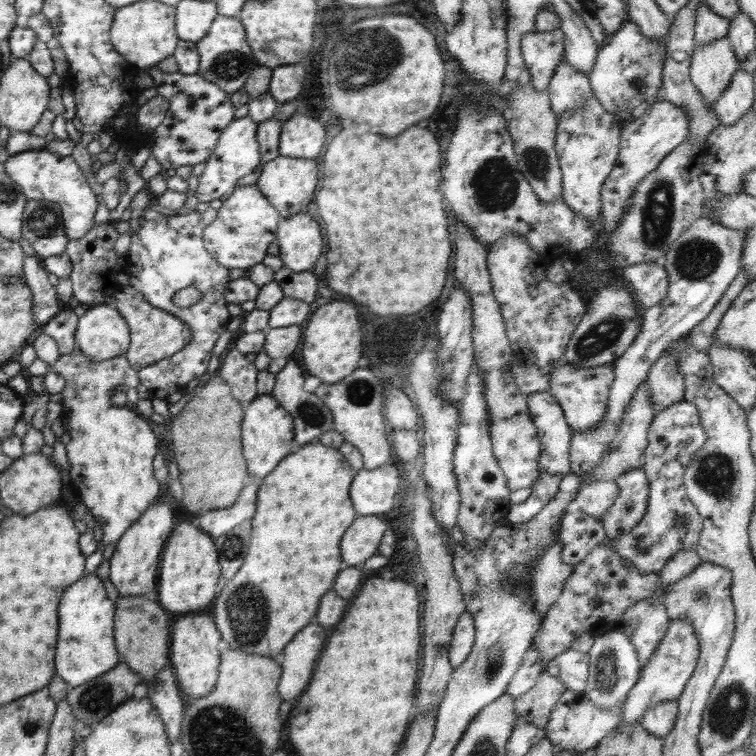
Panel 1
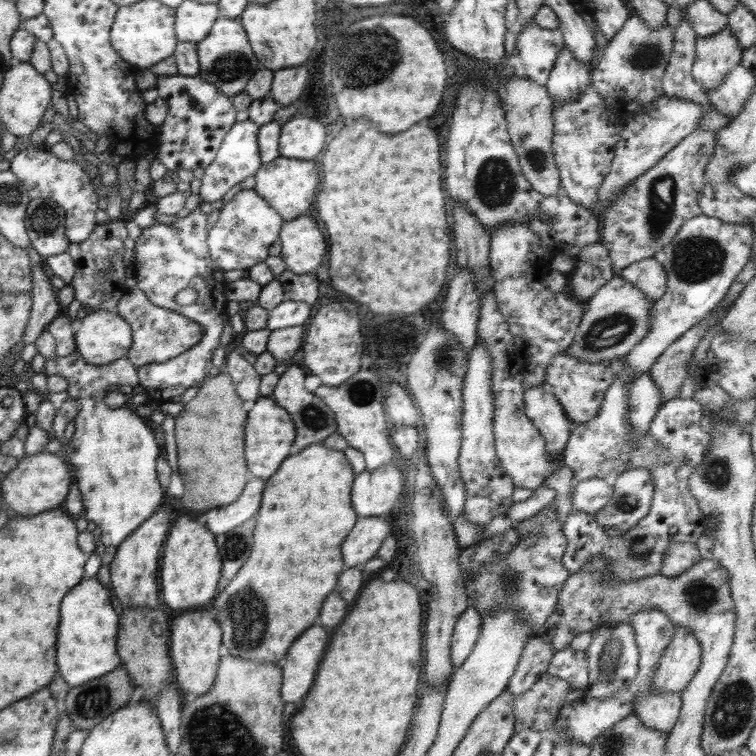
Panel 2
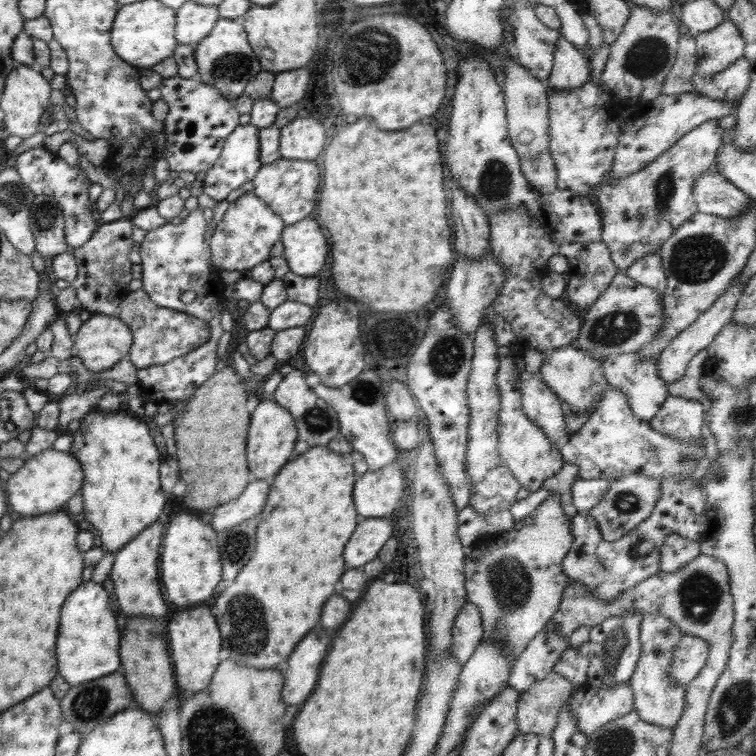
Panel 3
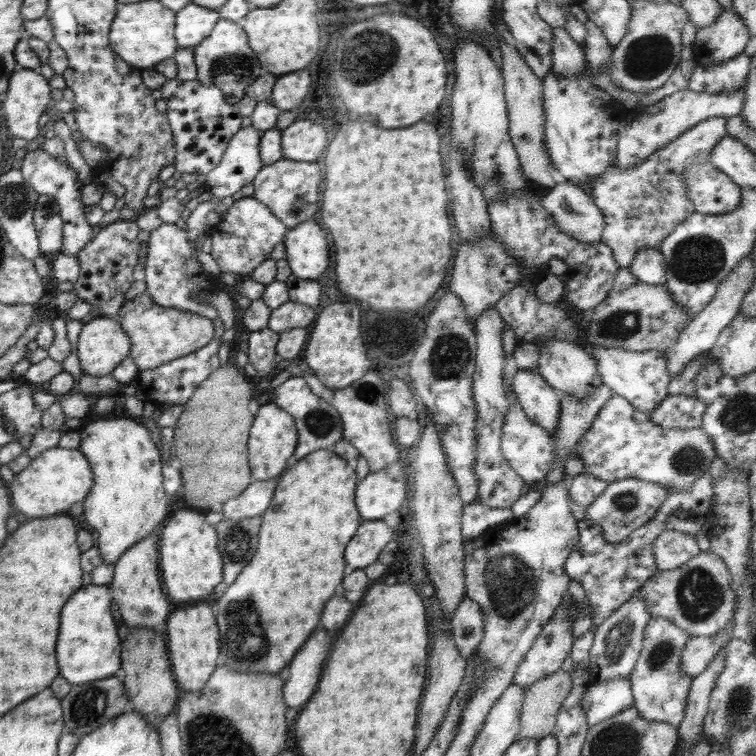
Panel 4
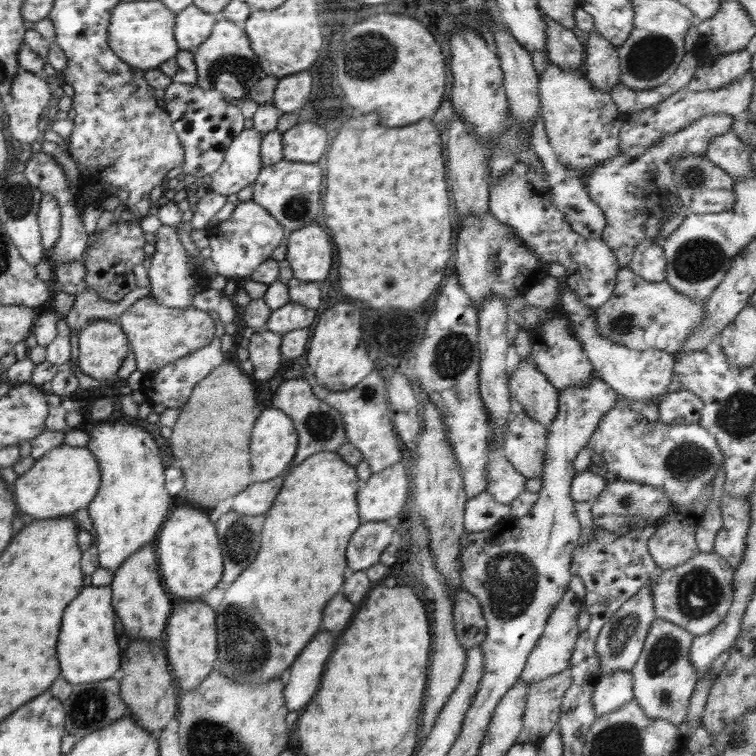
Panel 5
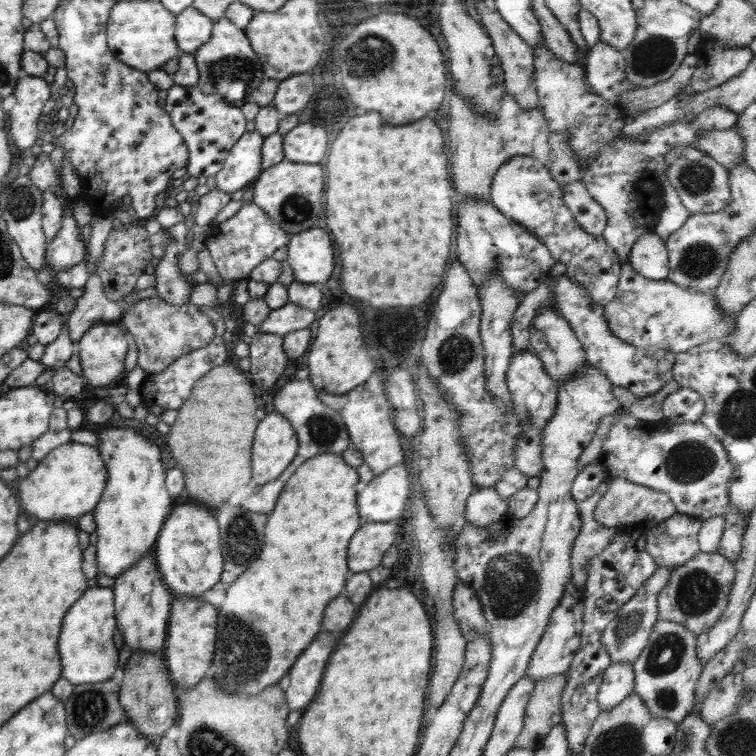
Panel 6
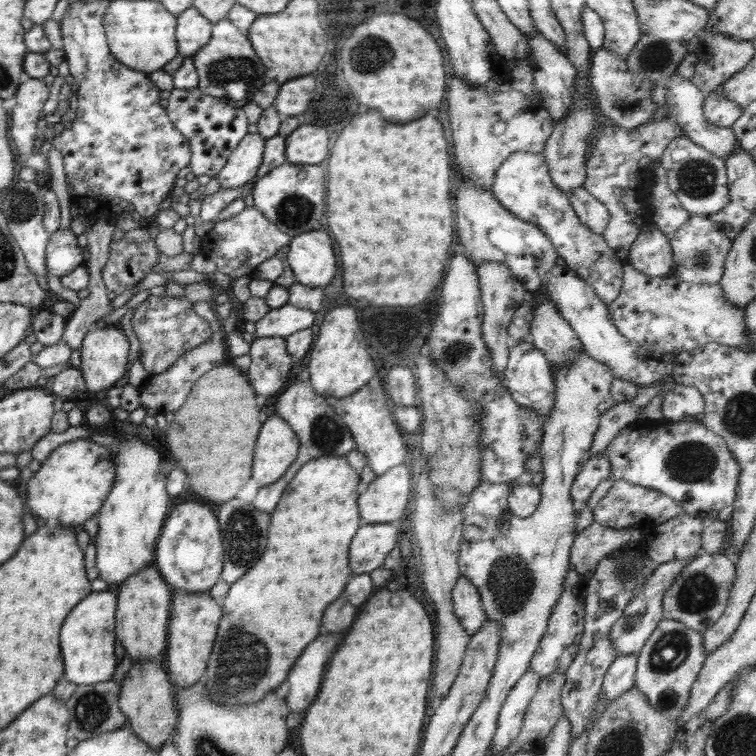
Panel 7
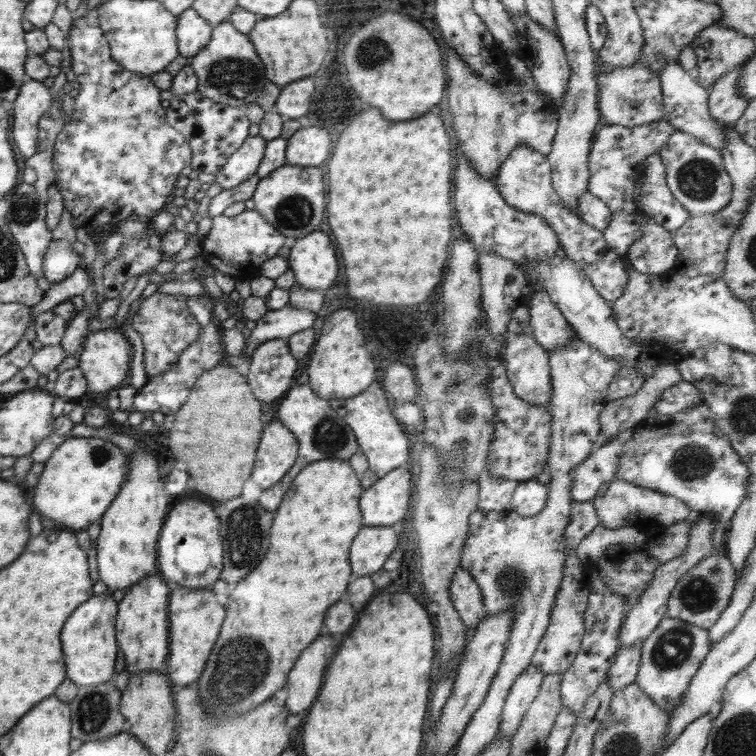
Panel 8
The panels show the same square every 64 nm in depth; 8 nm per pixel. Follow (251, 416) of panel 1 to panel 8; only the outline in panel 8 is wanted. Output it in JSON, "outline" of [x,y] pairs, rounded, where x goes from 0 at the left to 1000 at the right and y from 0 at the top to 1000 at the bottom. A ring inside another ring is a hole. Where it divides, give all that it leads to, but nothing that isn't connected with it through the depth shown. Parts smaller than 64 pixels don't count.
{"outline":[[[369,556],[352,561],[344,590],[339,595],[339,611],[333,635],[348,648],[362,646],[378,630],[394,604],[394,582]]]}

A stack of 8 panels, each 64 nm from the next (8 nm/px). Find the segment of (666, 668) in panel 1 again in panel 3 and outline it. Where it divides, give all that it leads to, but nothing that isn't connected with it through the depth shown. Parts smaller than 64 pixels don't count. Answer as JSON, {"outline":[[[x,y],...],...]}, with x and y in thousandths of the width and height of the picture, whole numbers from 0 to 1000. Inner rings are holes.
{"outline":[[[906,839],[892,860],[882,892],[896,905],[907,907],[934,878],[938,852],[922,841]]]}

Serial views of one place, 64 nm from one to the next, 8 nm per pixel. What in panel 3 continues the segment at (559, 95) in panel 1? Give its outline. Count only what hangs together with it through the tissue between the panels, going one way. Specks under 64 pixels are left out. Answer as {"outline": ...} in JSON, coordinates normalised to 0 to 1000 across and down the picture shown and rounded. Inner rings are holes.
{"outline":[[[743,46],[733,70],[731,89],[722,106],[726,116],[754,119],[783,106],[778,73],[765,66]]]}

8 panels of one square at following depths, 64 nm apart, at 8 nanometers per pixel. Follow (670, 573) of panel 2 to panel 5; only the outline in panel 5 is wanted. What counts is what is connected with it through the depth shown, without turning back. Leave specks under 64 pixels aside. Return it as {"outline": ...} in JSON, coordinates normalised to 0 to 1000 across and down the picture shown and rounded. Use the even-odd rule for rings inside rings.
{"outline":[[[899,688],[884,689],[873,694],[868,704],[856,717],[856,730],[861,733],[865,743],[874,753],[888,753],[893,749],[910,743],[915,737],[925,734],[925,725],[919,713],[921,697],[910,697],[907,692],[899,692]]]}

